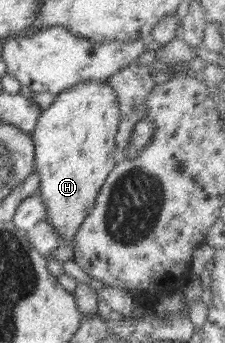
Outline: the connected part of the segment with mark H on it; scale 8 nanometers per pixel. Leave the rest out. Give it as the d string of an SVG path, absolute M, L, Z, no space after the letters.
M83 82L66 88L54 96L52 104L41 111L32 140L35 147L35 169L40 177L38 193L46 205L48 218L53 229L61 236L62 246L73 243L80 225L91 212L100 187L110 171L116 166L115 136L120 124L119 102L114 90L106 82Z

